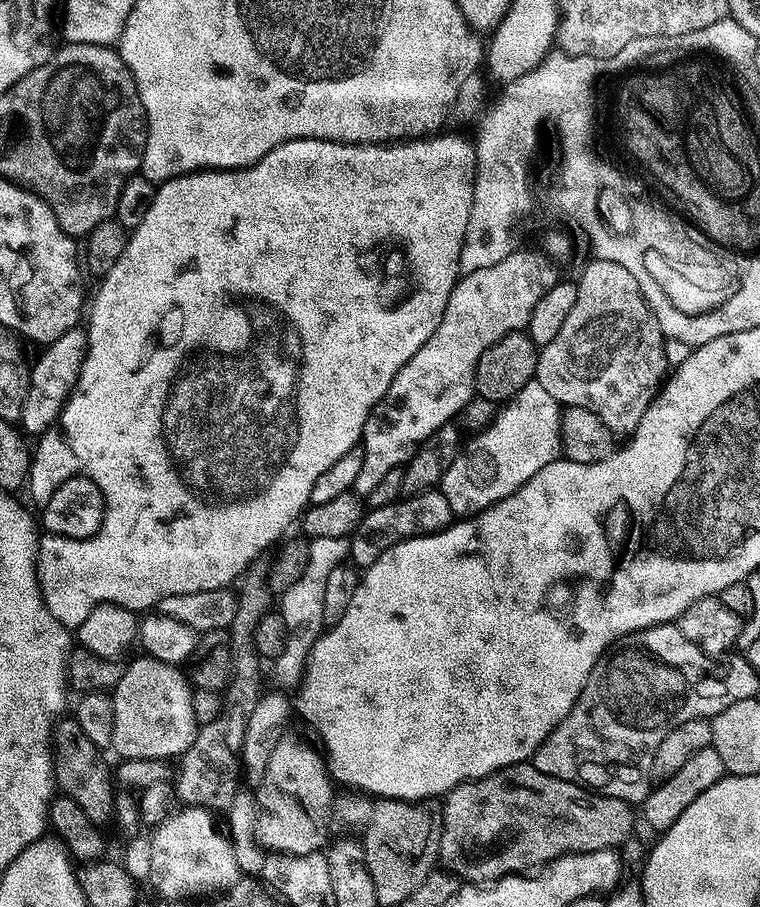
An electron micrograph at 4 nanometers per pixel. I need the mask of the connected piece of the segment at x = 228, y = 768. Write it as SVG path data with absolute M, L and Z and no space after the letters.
M256 559L249 565L238 581L235 595L236 613L232 624L226 629L232 643L232 677L222 693L222 714L218 714L214 722L206 722L197 727L194 742L179 757L178 771L174 776L174 792L179 803L184 806L199 806L209 810L227 809L238 790L236 779L241 779L242 776L240 751L244 745L246 722L250 718L250 710L254 710L262 695L262 658L254 646L254 630L258 630L258 622L262 622L266 613L274 608L274 597L268 588L268 564L263 559Z

